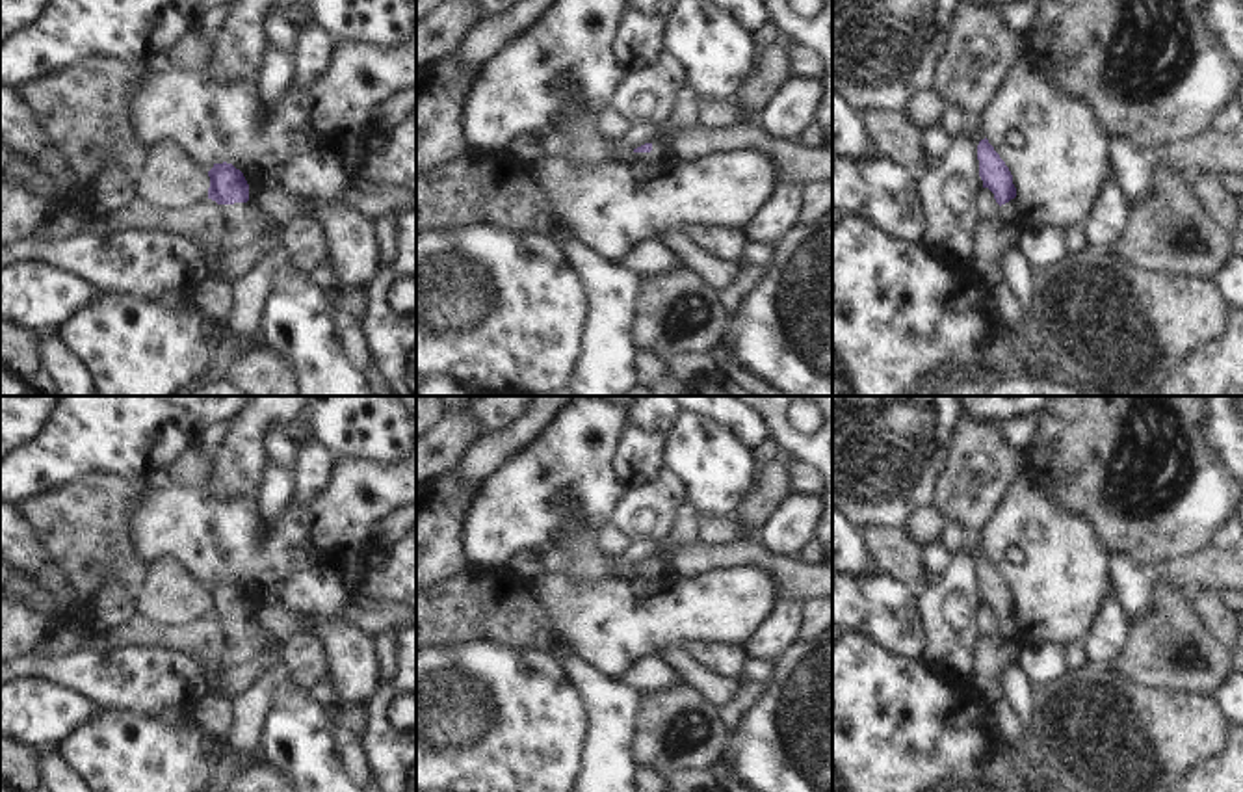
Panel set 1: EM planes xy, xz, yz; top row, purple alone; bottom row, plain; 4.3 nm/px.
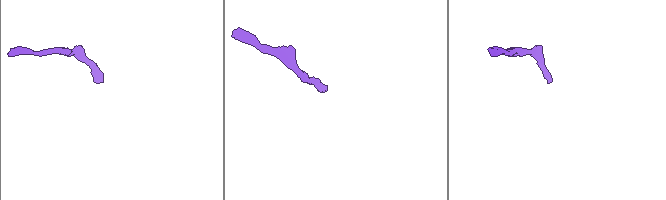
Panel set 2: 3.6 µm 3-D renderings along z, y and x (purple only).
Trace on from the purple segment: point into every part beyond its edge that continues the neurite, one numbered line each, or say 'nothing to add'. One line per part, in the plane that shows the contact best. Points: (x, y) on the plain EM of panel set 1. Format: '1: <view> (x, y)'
1: xy (244, 640).

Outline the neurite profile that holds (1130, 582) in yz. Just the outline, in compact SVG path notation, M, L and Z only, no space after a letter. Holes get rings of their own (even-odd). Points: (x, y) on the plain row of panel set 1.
M1111 554L1113 593L1122 601L1130 619L1137 619L1152 610L1152 576L1126 554Z

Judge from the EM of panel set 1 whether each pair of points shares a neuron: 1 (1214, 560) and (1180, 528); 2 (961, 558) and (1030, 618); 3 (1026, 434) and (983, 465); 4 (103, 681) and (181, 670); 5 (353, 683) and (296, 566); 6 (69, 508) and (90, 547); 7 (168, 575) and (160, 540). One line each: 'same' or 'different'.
1: different
2: different
3: different
4: same
5: same
6: same
7: different

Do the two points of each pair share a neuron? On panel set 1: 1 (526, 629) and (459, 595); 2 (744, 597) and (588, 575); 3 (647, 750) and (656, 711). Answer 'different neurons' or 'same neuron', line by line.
1: same neuron
2: different neurons
3: same neuron

